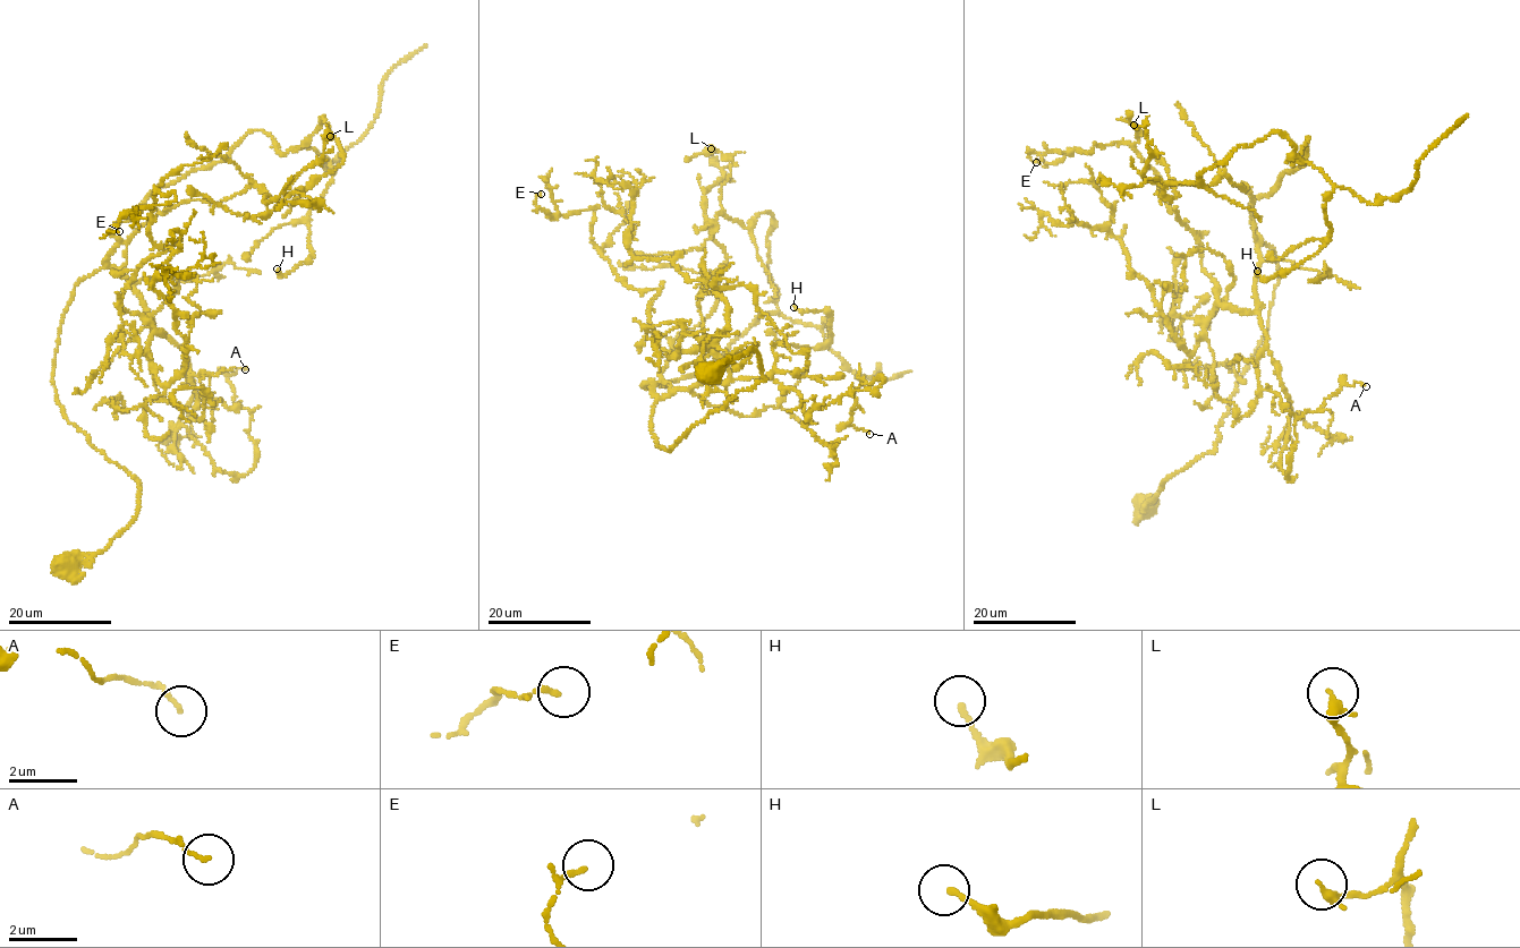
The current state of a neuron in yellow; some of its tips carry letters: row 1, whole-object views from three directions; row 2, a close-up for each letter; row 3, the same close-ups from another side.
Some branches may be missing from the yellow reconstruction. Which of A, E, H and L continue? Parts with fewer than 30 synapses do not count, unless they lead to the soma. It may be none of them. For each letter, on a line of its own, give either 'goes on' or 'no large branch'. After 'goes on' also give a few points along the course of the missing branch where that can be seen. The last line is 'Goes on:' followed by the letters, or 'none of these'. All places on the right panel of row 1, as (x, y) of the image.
A: no large branch
E: no large branch
H: no large branch
L: no large branch
Goes on: none of these

